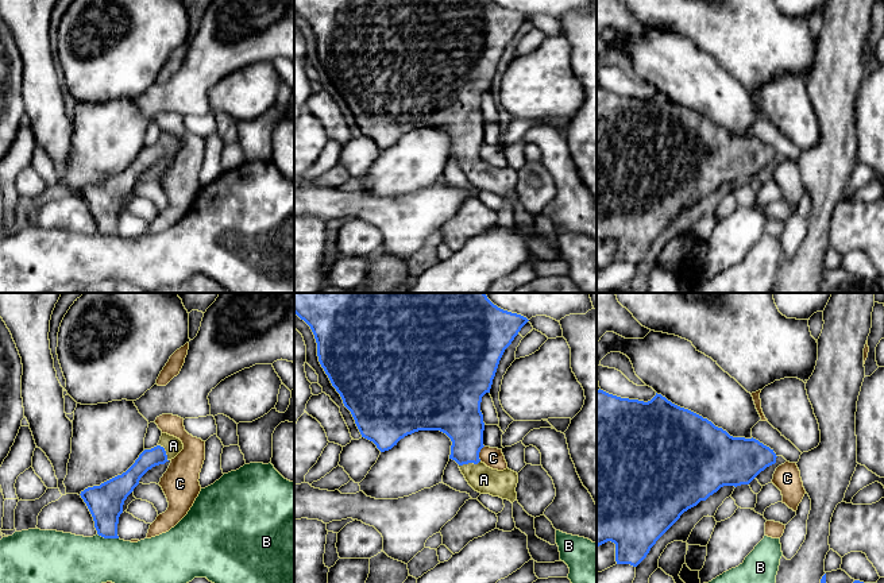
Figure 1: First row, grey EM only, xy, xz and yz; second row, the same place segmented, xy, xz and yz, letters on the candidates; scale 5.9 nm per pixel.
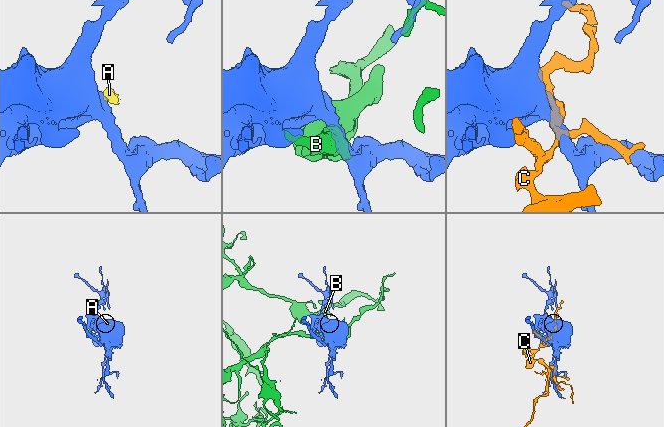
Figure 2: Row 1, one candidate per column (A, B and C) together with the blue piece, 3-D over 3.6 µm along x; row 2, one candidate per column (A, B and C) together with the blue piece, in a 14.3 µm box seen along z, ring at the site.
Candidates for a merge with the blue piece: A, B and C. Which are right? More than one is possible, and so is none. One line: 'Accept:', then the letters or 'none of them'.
Accept: A

